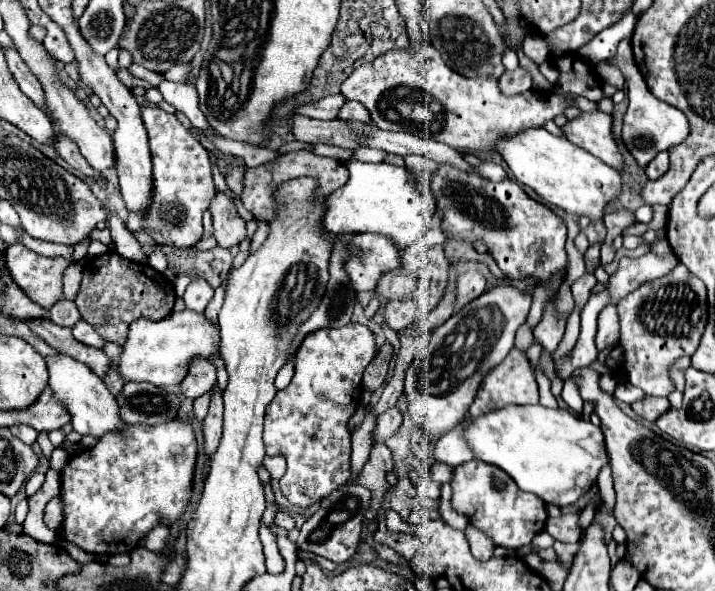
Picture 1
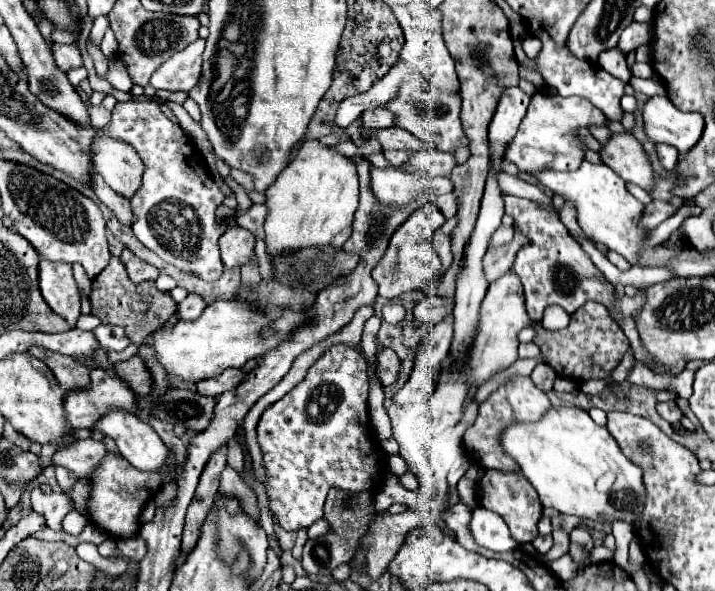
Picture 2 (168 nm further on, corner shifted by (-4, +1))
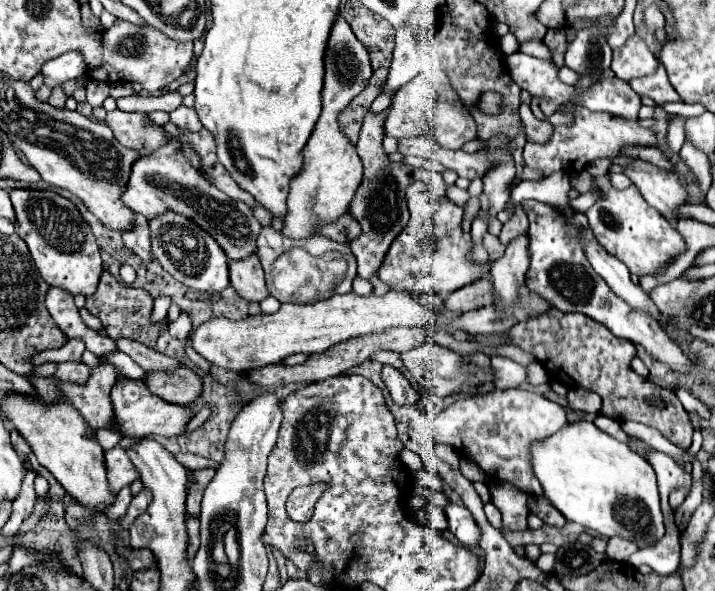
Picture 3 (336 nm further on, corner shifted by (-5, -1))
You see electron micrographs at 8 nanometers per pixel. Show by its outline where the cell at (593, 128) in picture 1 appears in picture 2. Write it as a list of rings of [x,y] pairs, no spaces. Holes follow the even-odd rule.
[[[629,132],[611,134],[611,138],[601,144],[599,156],[603,164],[607,164],[625,182],[637,184],[647,192],[653,188],[653,168],[641,142],[637,142]]]

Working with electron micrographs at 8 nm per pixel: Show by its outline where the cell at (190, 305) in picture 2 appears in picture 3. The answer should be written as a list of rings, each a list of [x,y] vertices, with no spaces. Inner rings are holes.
[[[180,314],[176,322],[170,324],[170,334],[172,338],[178,338],[178,340],[184,340],[188,336],[188,332],[192,330],[192,322],[190,322],[190,316],[188,314]]]

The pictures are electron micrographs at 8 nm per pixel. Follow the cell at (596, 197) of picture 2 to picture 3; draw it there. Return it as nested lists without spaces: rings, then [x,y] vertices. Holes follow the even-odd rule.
[[[598,176],[594,178],[592,188],[602,190],[604,200],[596,202],[586,212],[590,228],[600,240],[600,244],[608,248],[608,252],[612,252],[612,256],[616,256],[628,266],[630,274],[636,274],[636,276],[658,274],[662,268],[666,268],[680,254],[686,252],[684,238],[654,208],[648,208],[646,200],[642,198],[640,190],[634,184],[626,190],[616,190],[610,186],[608,176]]]

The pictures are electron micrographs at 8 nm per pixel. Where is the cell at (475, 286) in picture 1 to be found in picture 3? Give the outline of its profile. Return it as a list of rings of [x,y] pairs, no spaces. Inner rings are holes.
[[[518,204],[516,210],[514,210],[514,214],[512,214],[512,218],[508,222],[504,222],[502,232],[500,232],[498,238],[502,240],[502,244],[506,244],[506,240],[512,240],[512,238],[524,234],[526,230],[528,230],[528,218],[526,218],[524,208]]]

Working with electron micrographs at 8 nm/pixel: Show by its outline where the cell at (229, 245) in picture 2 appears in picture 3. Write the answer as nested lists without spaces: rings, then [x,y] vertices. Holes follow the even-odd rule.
[[[258,256],[230,262],[230,284],[246,302],[262,302],[268,296]]]

